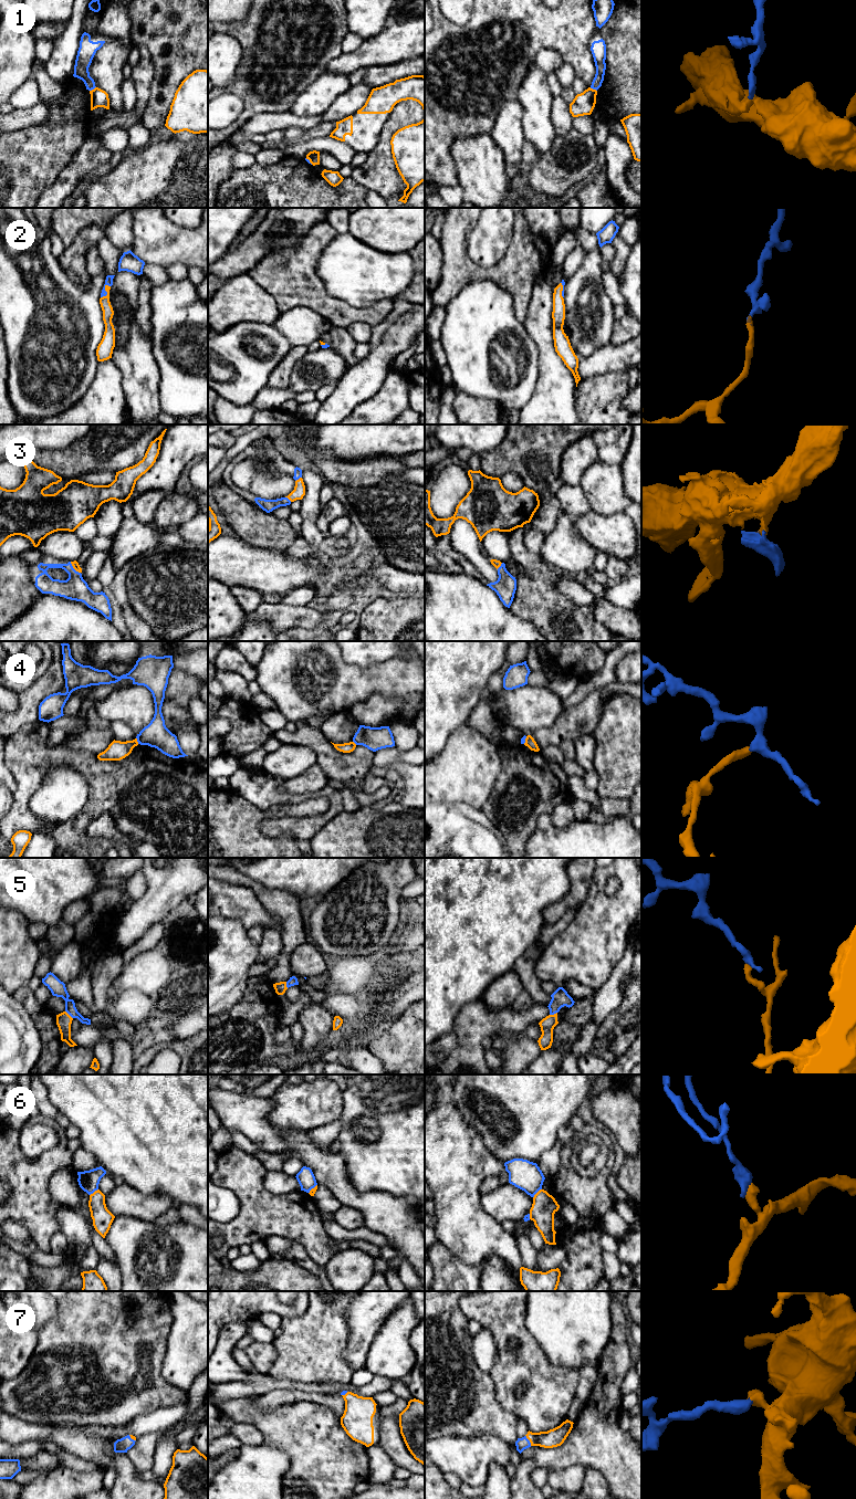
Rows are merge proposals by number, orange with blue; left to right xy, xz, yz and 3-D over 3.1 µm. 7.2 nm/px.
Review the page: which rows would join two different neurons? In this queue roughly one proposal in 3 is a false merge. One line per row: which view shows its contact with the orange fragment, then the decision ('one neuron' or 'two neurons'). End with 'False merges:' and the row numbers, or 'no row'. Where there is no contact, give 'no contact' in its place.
1: meets orange in yz; two neurons
2: meets orange in xy; one neuron
3: meets orange in xy; one neuron
4: meets orange in xy; two neurons
5: meets orange in xy; two neurons
6: meets orange in yz; two neurons
7: meets orange in yz; one neuron
False merges: 1, 4, 5, 6

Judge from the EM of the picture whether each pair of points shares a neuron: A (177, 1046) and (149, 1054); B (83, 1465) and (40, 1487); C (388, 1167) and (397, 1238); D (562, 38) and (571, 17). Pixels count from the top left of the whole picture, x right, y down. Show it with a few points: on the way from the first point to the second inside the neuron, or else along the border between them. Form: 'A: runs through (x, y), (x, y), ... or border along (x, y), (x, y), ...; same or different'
A: runs through (170, 1045), (156, 1048); same
B: border along (63, 1465), (79, 1470), (94, 1470), (98, 1467); different
C: border along (366, 1191), (384, 1191), (411, 1202); different
D: runs through (567, 32), (571, 22); same

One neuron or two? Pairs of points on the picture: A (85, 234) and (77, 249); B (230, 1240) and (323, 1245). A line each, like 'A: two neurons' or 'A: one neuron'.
A: one neuron
B: one neuron

